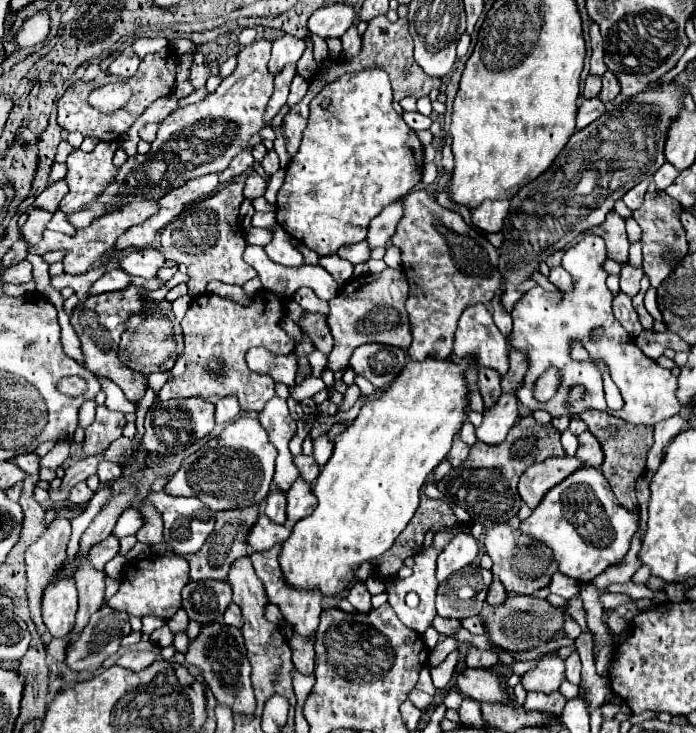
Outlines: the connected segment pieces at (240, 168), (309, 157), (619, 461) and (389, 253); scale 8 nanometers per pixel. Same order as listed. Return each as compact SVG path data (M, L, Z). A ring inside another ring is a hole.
M256 135L256 137L252 137L252 141L250 141L250 145L248 145L248 149L246 151L242 151L232 163L230 163L230 167L226 169L226 171L222 171L218 177L220 177L220 183L228 183L230 179L234 179L234 177L238 177L238 175L242 175L246 169L250 169L252 167L252 163L254 163L254 157L252 157L252 145L256 145L256 143L260 143L262 139Z
M364 69L360 73L348 73L326 85L310 103L310 119L304 129L302 145L292 157L284 185L278 191L276 219L278 225L290 233L302 245L322 255L332 255L342 245L358 243L366 239L370 221L394 201L408 195L422 179L422 145L416 133L404 123L404 119L392 109L390 79L382 69ZM330 97L330 109L322 109L322 99Z
M588 409L580 415L580 419L588 425L590 433L600 441L602 451L604 451L604 463L602 463L602 473L606 475L618 503L624 509L630 509L632 513L638 513L638 501L636 501L636 479L646 471L646 455L650 447L654 445L654 429L646 425L630 425L626 421L614 421L608 423L608 413L604 411L594 411Z
M388 245L386 247L386 255L384 255L384 261L388 267L392 269L402 269L402 261L400 261L400 251L394 247L394 245Z

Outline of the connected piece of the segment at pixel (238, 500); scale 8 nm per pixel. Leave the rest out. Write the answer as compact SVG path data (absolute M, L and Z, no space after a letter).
M240 417L226 425L218 437L212 437L194 455L186 457L166 483L164 493L172 497L198 497L214 513L222 509L244 509L266 499L274 475L274 459L274 445L270 445L270 437L266 437L262 423L252 417Z

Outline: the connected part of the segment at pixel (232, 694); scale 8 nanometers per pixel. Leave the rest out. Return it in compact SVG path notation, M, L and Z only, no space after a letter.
M210 623L206 629L200 629L198 637L188 643L186 663L198 667L206 685L212 689L216 701L226 705L232 713L252 717L256 711L256 697L254 687L250 681L250 663L246 659L246 647L240 629L224 625L224 623Z

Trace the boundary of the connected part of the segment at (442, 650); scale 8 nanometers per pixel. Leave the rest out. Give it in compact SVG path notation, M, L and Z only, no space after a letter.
M447 637L445 641L438 643L435 648L429 652L428 665L436 666L440 664L449 653L458 649L459 646L460 643L457 640Z

